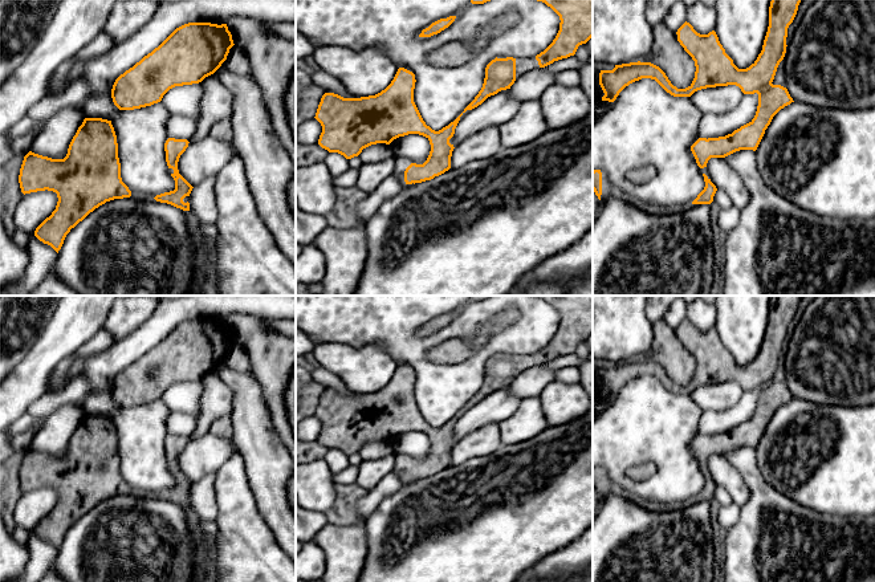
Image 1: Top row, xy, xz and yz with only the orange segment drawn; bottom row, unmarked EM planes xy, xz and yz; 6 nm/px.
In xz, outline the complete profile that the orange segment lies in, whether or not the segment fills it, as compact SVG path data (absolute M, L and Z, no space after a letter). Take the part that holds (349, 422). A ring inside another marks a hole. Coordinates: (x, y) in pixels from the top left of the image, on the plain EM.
M593 296L534 297L545 300L559 313L559 327L553 339L536 354L498 353L492 357L485 365L481 387L448 423L435 428L426 422L414 399L415 371L399 365L391 380L375 392L343 395L325 390L314 414L322 423L318 441L329 449L338 449L351 456L371 441L390 441L399 434L419 431L431 441L427 457L416 461L398 456L392 472L404 484L431 477L448 468L455 445L455 426L469 407L481 402L488 394L510 386L524 370L574 353L578 343L593 334Z

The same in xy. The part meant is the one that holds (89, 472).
M85 415L73 434L68 451L64 456L52 456L29 448L23 457L19 480L21 489L30 491L37 488L53 488L57 491L58 498L56 506L46 514L34 528L34 533L44 541L50 542L57 550L61 546L66 532L80 518L99 502L114 496L130 495L131 488L122 479L121 460L118 455L118 440L111 418L102 415Z

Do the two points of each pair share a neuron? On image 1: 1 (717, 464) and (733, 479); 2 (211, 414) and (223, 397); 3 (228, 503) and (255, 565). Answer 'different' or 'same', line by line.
1: same
2: same
3: same

